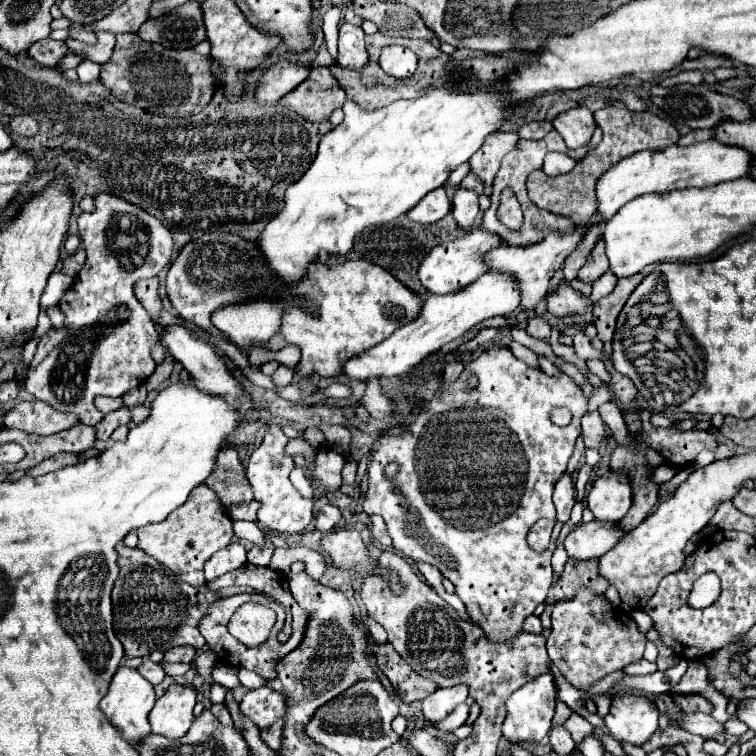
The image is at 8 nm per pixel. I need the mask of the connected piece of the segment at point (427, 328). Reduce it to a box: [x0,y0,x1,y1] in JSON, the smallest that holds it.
[341,271,519,381]

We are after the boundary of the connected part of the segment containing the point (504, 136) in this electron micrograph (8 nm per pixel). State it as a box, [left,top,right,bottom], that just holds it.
[469,131,519,187]

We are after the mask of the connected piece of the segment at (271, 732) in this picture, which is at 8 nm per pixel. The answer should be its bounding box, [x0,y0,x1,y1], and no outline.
[261,721,283,751]

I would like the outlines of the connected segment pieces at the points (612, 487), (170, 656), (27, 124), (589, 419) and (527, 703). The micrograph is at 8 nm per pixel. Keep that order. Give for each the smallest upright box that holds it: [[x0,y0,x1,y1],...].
[[587,471,631,523],[163,645,195,663],[11,115,39,137],[581,411,605,449],[503,673,557,743]]

